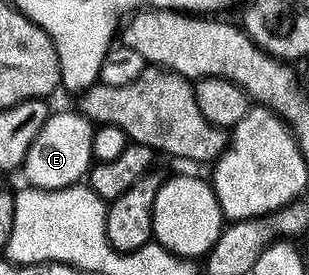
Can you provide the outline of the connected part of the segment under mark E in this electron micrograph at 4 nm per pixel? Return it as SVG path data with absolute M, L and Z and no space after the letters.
M55 111L48 118L44 130L40 130L38 137L30 143L30 148L26 152L26 162L24 165L24 173L26 172L27 180L25 183L29 187L38 188L41 192L59 192L65 188L81 185L89 177L90 169L95 163L92 142L94 141L96 128L85 116L79 114L77 111L74 112Z

